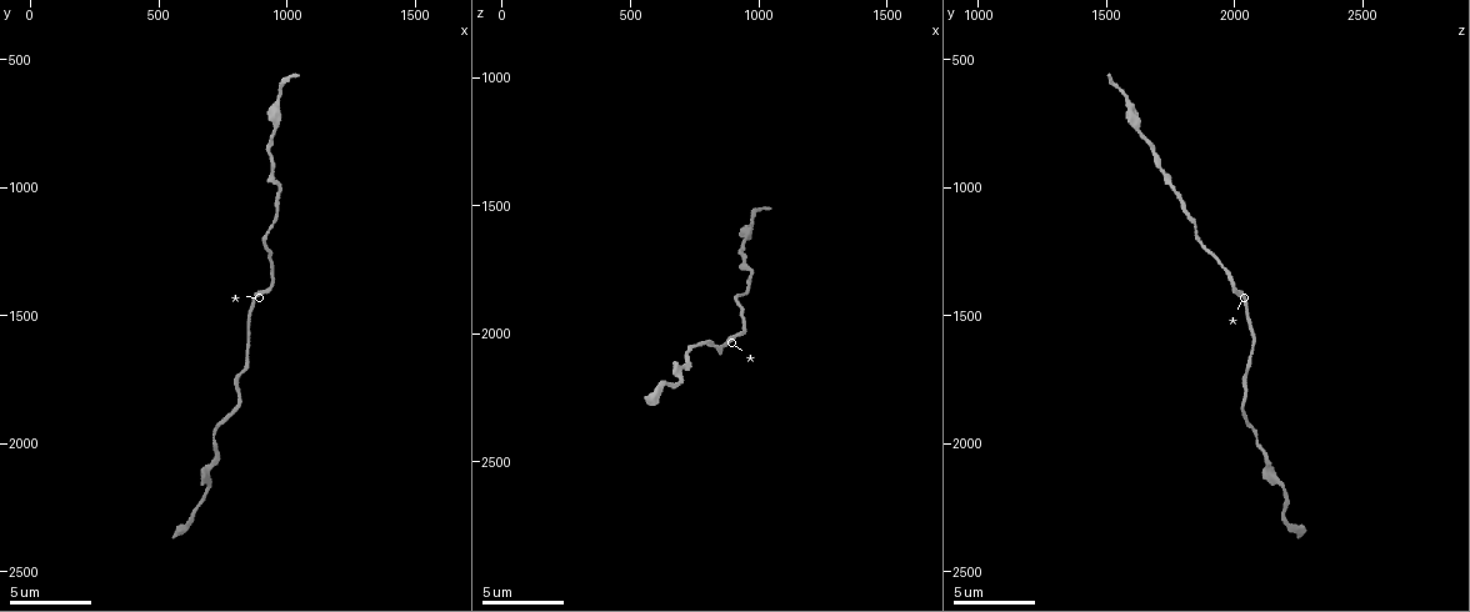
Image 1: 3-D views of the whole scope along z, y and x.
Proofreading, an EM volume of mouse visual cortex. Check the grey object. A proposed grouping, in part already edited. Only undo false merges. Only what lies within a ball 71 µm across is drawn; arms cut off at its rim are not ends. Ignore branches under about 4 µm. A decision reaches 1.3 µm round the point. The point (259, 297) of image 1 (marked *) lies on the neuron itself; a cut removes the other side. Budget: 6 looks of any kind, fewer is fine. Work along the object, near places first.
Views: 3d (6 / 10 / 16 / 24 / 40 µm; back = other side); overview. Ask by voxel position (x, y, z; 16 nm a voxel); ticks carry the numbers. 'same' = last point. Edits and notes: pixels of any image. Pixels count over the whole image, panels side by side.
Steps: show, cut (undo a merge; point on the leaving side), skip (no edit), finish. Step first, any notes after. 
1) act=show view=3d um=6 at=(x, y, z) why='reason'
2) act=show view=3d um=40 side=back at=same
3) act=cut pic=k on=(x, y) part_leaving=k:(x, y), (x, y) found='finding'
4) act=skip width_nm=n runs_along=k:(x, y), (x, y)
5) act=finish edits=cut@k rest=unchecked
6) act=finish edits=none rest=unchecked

act=show view=3d um=6 at=(930, 1160, 1840)

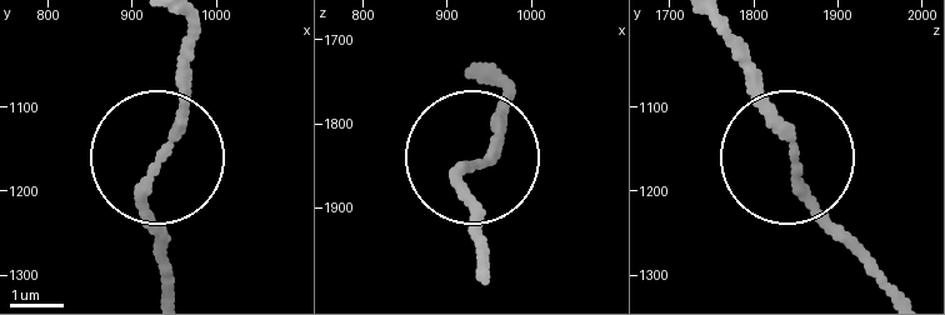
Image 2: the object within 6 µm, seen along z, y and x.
act=skip width_nm=170 found='one neuron here'

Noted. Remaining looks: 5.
act=show view=3d um=10 at=(950, 690, 1600) why='sudden change in width'

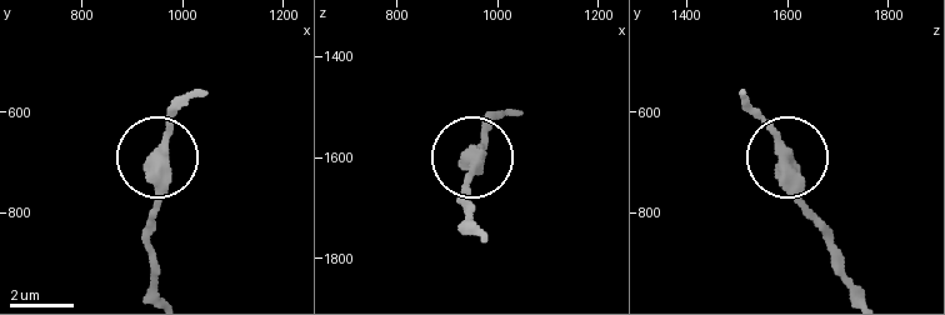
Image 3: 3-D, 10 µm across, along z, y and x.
act=skip width_nm=410 runs_along=3:(155, 288), (145, 231), (153, 159), (183, 105) found='all the same neuron'

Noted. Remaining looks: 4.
act=show view=3d um=10 at=(730, 2040, 2110) why='sudden change in width'

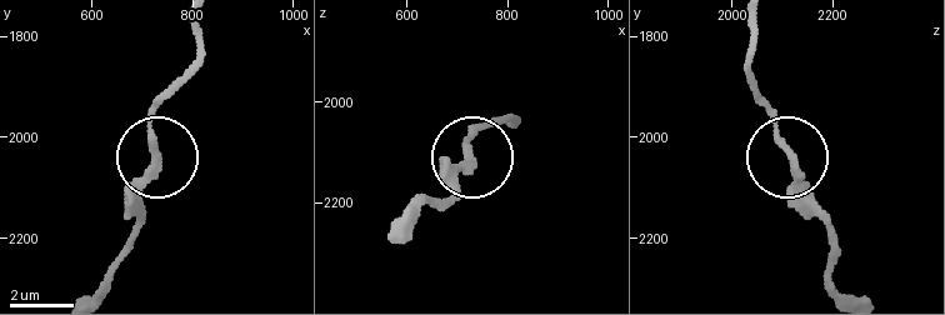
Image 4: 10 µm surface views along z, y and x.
act=skip width_nm=250 runs_along=4:(750, 26), (753, 91), (820, 218) found='one neuron here'

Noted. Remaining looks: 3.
act=finish edits=none rest=unchecked

